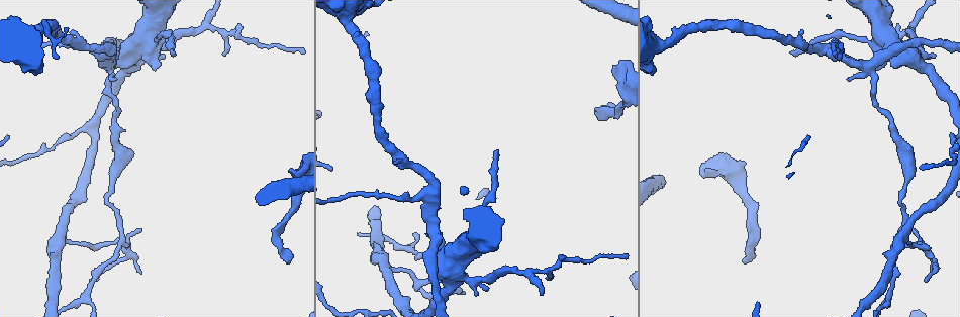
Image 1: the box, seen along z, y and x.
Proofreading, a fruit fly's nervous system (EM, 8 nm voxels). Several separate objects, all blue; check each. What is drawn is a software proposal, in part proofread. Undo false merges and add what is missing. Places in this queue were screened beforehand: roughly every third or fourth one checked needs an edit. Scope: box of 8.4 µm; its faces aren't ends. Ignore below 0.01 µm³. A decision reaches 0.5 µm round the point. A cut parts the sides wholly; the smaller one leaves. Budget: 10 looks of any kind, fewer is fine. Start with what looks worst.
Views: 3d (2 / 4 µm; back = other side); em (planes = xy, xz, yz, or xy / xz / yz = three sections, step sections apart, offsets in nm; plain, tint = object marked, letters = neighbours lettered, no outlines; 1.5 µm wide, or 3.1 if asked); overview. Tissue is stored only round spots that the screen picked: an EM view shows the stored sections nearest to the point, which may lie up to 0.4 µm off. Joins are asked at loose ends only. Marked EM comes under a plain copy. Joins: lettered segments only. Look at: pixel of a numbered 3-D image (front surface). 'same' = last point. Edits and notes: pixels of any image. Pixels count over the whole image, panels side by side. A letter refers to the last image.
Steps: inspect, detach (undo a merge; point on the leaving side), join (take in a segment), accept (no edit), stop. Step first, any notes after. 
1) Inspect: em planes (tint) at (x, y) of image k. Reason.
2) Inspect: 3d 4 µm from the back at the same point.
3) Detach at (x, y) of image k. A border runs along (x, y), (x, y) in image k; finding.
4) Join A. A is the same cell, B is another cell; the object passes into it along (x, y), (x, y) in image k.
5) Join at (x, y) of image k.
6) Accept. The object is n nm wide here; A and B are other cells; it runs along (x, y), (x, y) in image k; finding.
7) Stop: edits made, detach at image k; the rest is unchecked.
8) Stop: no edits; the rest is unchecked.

Inspect: 3d 4 µm at (744, 262) of image 1. An open end.

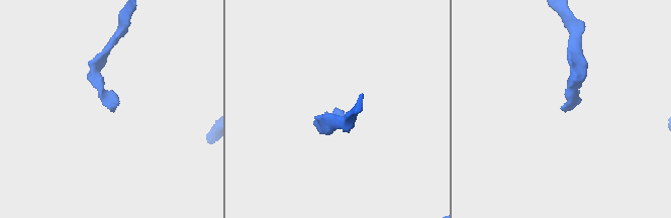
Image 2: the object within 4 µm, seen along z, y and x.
Inspect: em planes (tint) at (560, 108) of image 2. Now the EM.

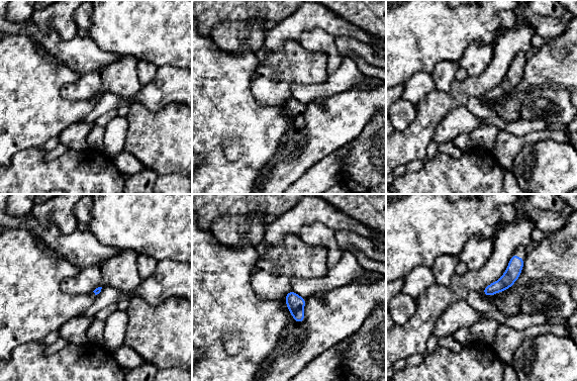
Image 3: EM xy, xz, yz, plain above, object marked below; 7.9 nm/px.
Inspect: em planes (letters) at the same point.

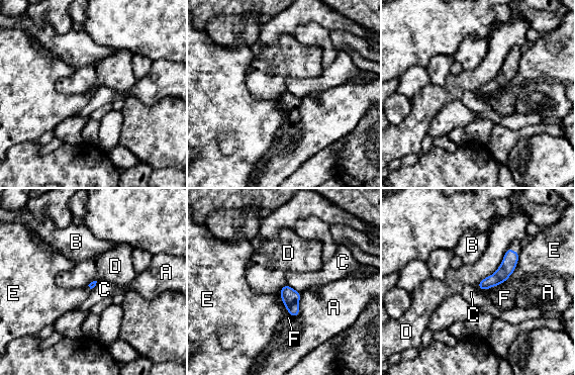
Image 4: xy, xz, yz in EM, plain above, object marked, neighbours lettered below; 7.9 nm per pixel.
Join F. F is the same cell, A, B, C, D and E are other cells; the object passes into it along (290, 298), (290, 313), (288, 317) in image 4; it goes on there.

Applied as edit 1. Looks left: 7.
Inspect: 3d 2 µm at (919, 238) of image 1. Abrupt turn.

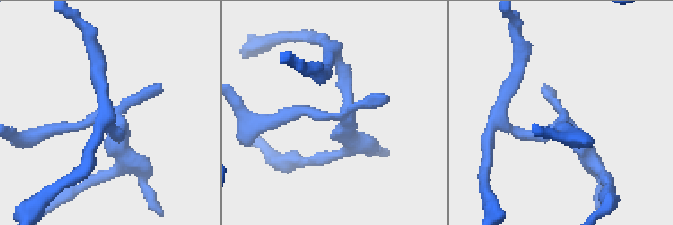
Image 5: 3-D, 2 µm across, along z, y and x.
Inspect: em planes (tint) at (563, 115) of image 5.

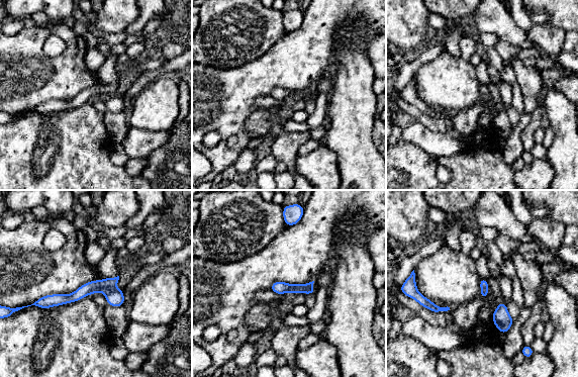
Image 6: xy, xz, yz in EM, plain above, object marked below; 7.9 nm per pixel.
Inspect: em planes (letters) at the same point.

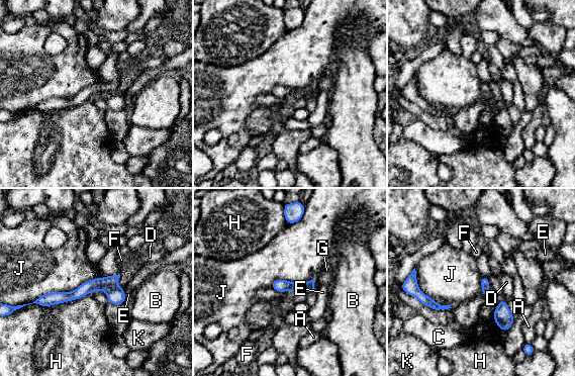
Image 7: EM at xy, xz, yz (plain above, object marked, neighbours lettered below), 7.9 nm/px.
Detach at (115, 295) of image 7. A, B, C, D, E, F, G, H, J and K are other cells; a border runs along (116, 285), (105, 290) in image 7; two neurons meet here.

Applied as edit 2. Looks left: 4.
Stop: edits made, join at image 4, detach at image 7; the rest is unchecked.

